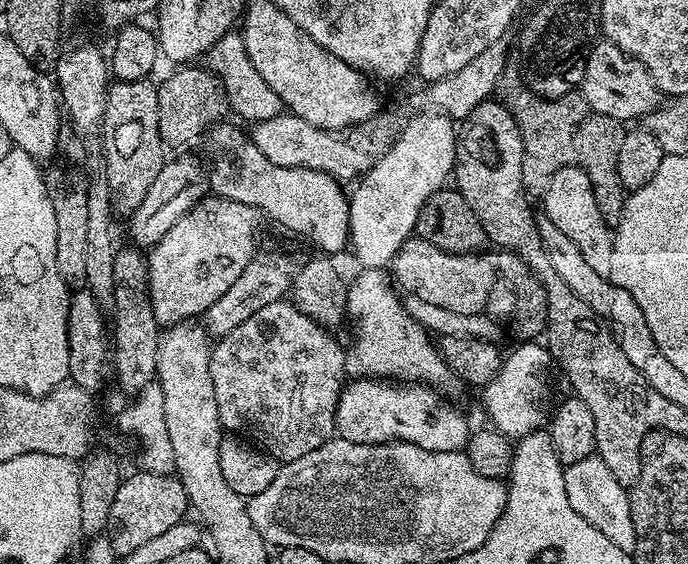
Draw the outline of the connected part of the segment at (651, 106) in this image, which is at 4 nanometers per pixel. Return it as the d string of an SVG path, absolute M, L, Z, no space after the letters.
M603 38L597 39L586 58L578 92L595 112L617 122L636 120L639 116L640 119L646 118L662 103L662 94L654 78L650 78L646 66Z

